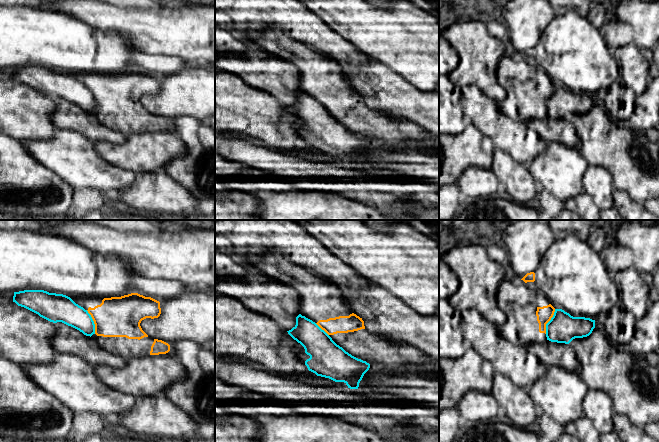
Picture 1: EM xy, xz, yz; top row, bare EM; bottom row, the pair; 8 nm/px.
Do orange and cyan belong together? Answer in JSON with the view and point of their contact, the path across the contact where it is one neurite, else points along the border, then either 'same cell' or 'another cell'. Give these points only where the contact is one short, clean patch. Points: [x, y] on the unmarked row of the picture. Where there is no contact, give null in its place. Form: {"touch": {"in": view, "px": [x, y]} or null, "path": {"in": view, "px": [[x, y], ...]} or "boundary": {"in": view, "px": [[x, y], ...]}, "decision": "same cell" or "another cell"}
{"touch": {"in": "yz", "px": [549, 96]}, "boundary": {"in": "yz", "px": [[555, 85], [551, 95], [546, 100], [545, 109]]}, "decision": "another cell"}

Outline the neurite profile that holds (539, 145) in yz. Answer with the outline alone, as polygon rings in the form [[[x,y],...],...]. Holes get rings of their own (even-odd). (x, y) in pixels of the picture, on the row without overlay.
[[[473,85],[458,87],[461,106],[483,134],[490,137],[495,148],[499,148],[515,161],[529,164],[536,155],[546,149],[537,132],[525,122],[505,116],[497,103]]]

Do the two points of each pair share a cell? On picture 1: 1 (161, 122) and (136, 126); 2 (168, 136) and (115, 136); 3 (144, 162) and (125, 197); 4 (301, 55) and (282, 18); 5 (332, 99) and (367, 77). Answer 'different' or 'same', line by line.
1: same
2: different
3: different
4: different
5: different

